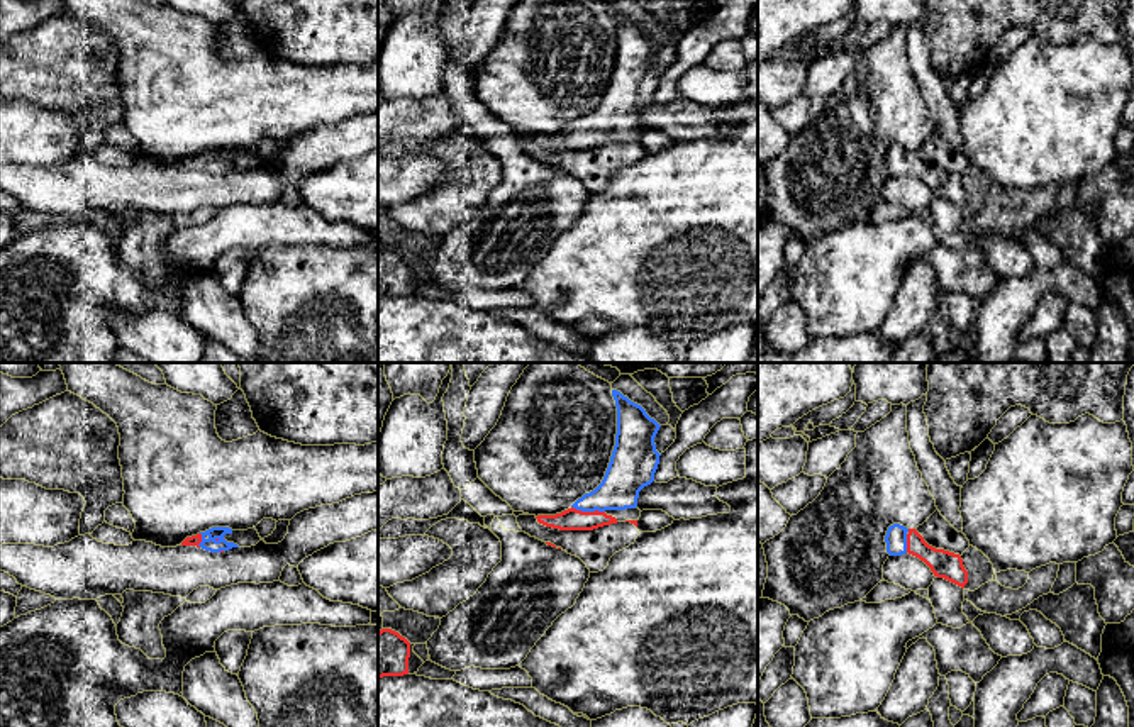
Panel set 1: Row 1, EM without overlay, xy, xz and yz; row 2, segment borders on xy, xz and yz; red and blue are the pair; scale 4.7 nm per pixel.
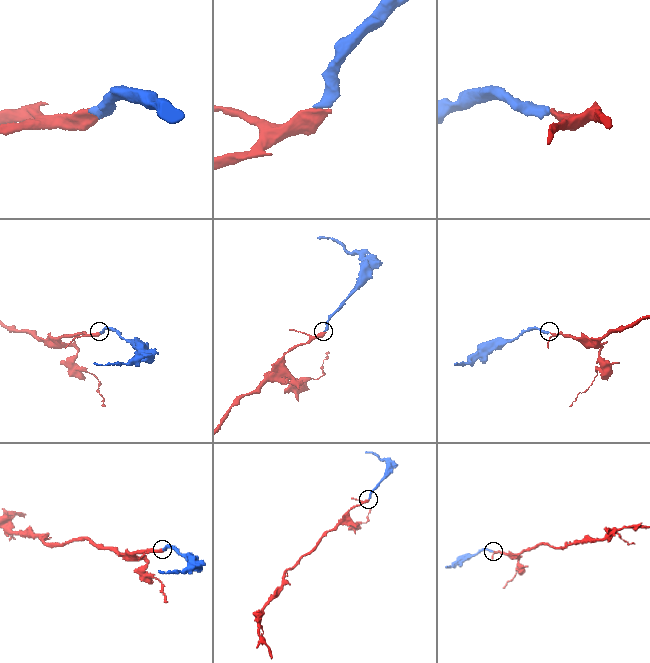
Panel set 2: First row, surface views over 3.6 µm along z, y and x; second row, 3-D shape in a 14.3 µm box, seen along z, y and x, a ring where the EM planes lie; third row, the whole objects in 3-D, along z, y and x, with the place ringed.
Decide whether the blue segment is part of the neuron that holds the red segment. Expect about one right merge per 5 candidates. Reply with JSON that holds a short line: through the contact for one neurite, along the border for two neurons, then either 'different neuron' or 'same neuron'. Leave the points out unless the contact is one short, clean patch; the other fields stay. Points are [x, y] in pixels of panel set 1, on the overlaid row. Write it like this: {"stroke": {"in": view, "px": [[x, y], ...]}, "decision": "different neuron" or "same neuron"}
{"stroke": {"in": "xz", "px": [[572, 519], [589, 512], [626, 475]]}, "decision": "same neuron"}

